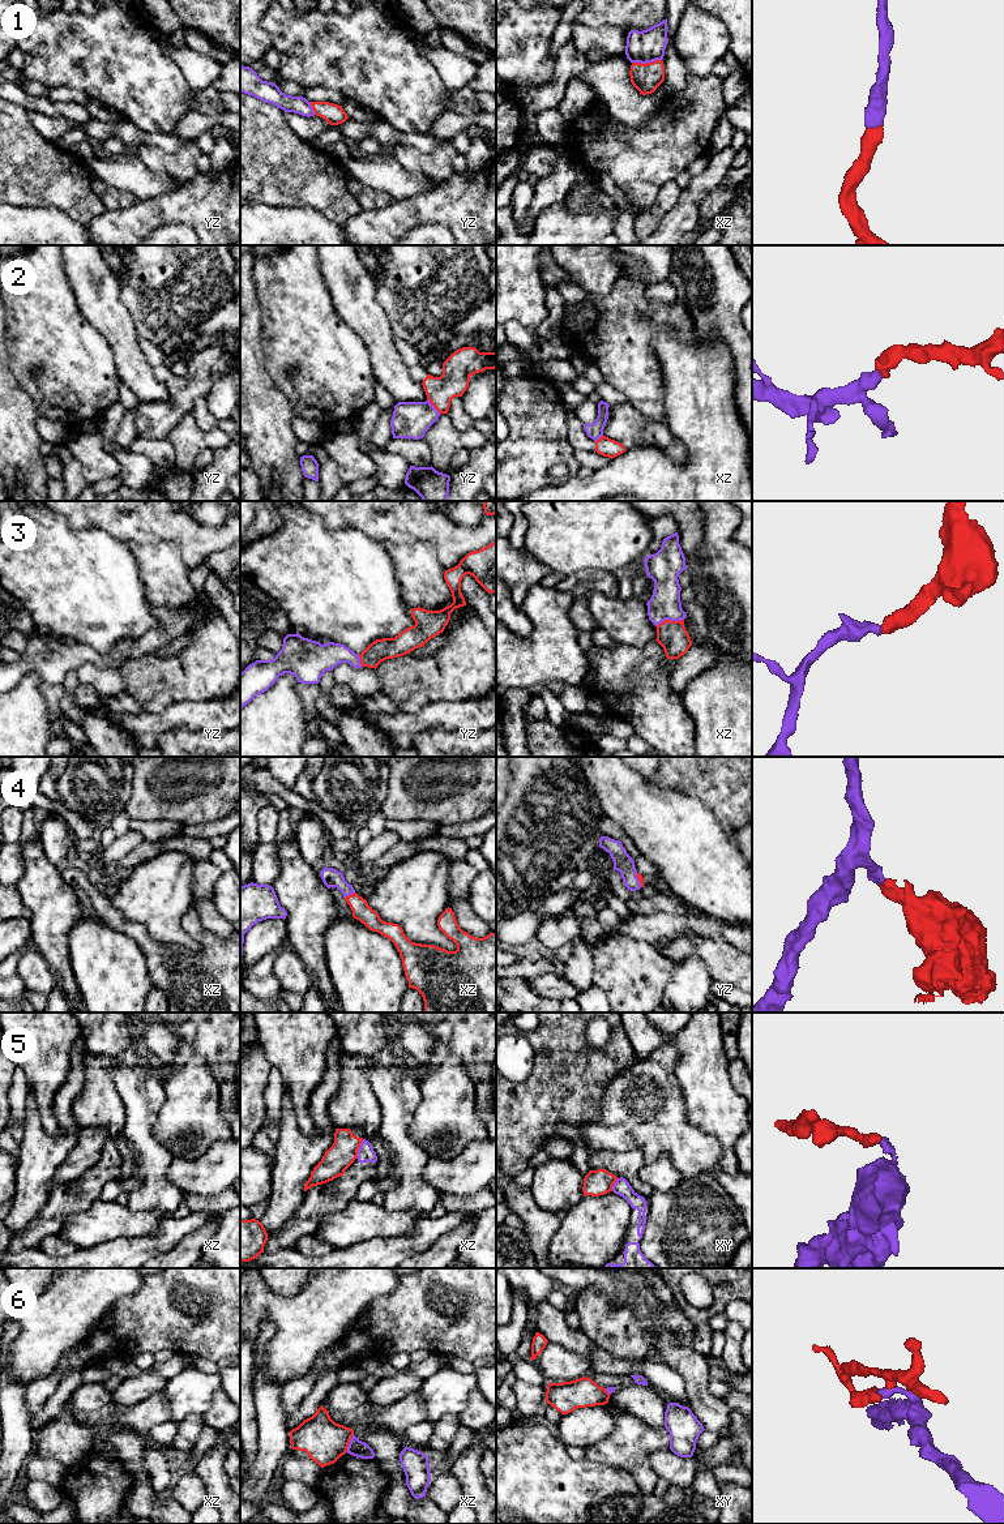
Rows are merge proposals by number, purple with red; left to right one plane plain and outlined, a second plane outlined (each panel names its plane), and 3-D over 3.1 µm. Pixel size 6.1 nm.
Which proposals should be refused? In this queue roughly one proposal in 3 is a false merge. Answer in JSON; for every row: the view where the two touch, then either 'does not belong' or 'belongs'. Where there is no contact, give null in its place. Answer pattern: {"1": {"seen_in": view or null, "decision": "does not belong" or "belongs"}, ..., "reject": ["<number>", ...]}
{"1": {"seen_in": "xz", "decision": "belongs"}, "2": {"seen_in": "yz", "decision": "belongs"}, "3": {"seen_in": "xz", "decision": "belongs"}, "4": {"seen_in": "xz", "decision": "belongs"}, "5": {"seen_in": "xz", "decision": "does not belong"}, "6": {"seen_in": "xz", "decision": "does not belong"}, "reject": ["5", "6"]}

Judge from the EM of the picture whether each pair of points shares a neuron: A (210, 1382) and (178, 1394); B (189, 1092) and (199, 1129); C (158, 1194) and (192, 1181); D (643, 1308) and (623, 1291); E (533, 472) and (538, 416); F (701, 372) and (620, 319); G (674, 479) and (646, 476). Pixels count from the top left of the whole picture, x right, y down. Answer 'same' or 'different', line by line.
A: same
B: same
C: different
D: same
E: same
F: different
G: same

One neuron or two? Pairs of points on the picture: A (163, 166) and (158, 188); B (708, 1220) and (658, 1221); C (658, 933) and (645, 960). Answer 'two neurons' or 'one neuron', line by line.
A: two neurons
B: one neuron
C: two neurons

